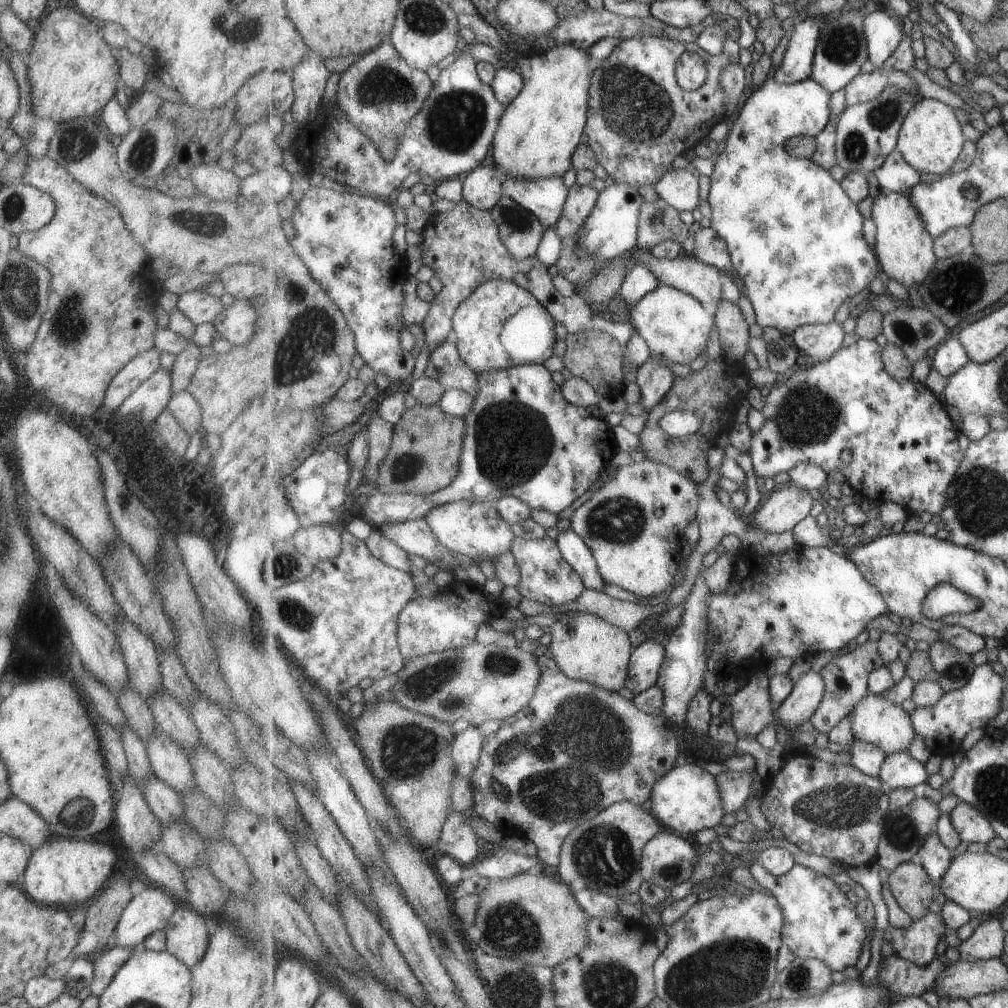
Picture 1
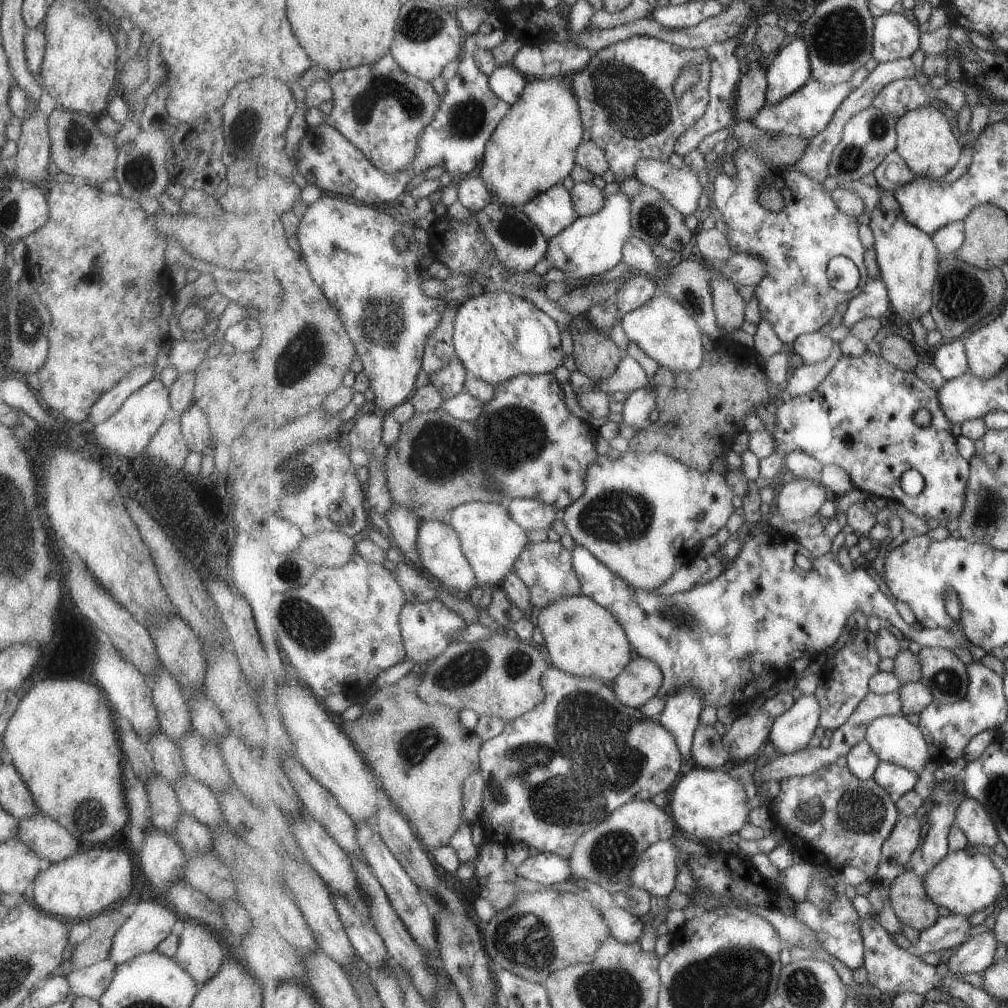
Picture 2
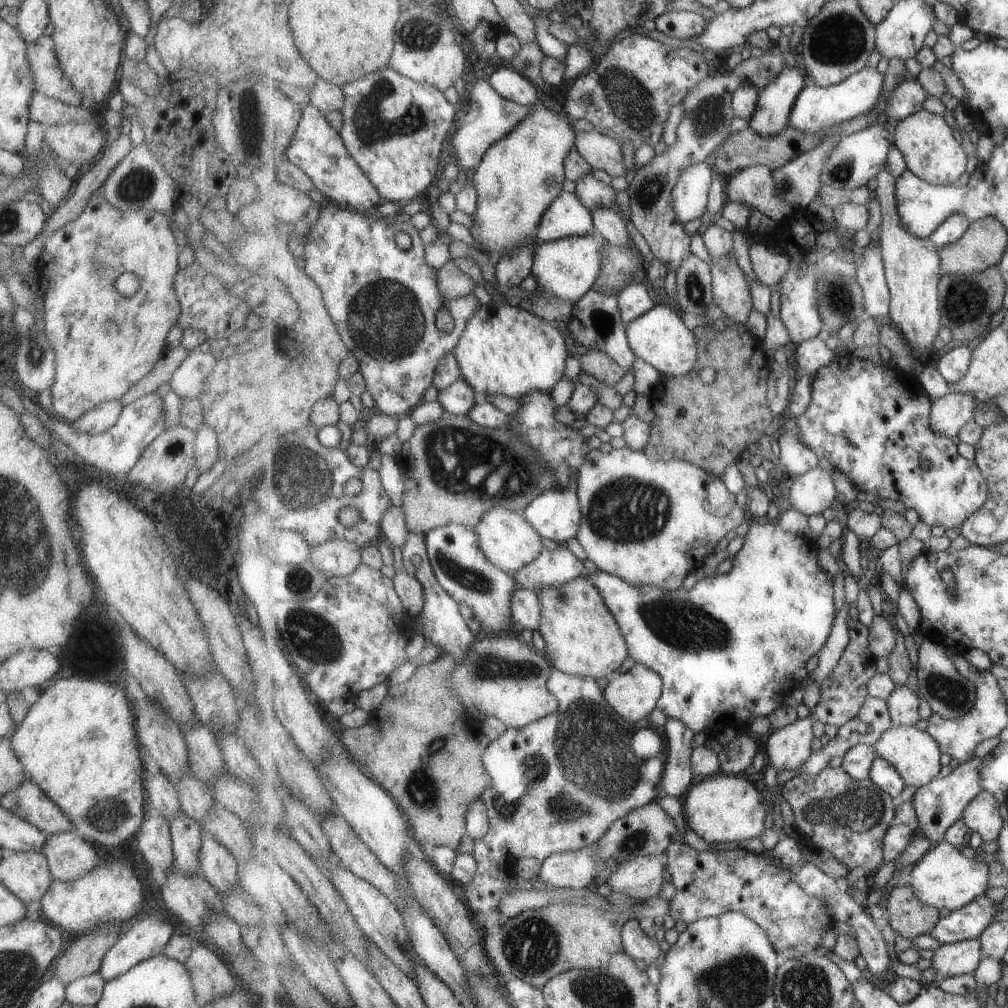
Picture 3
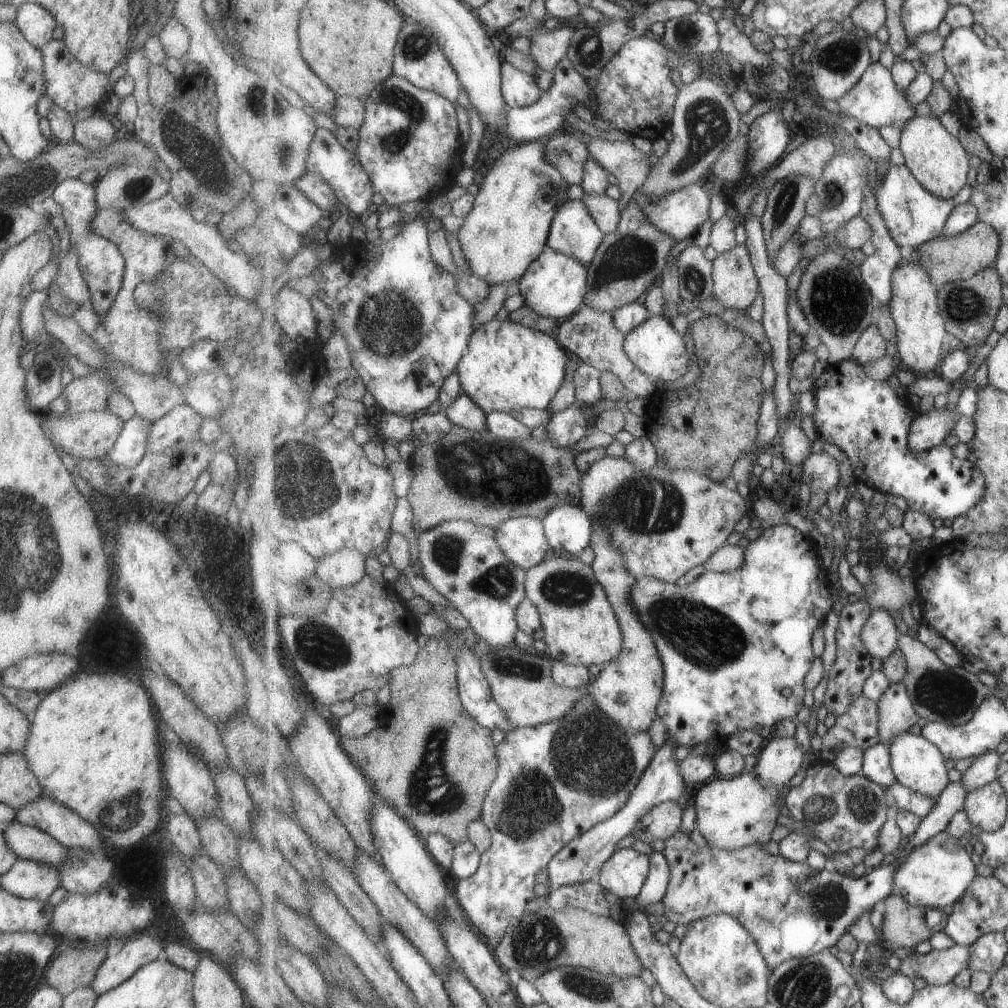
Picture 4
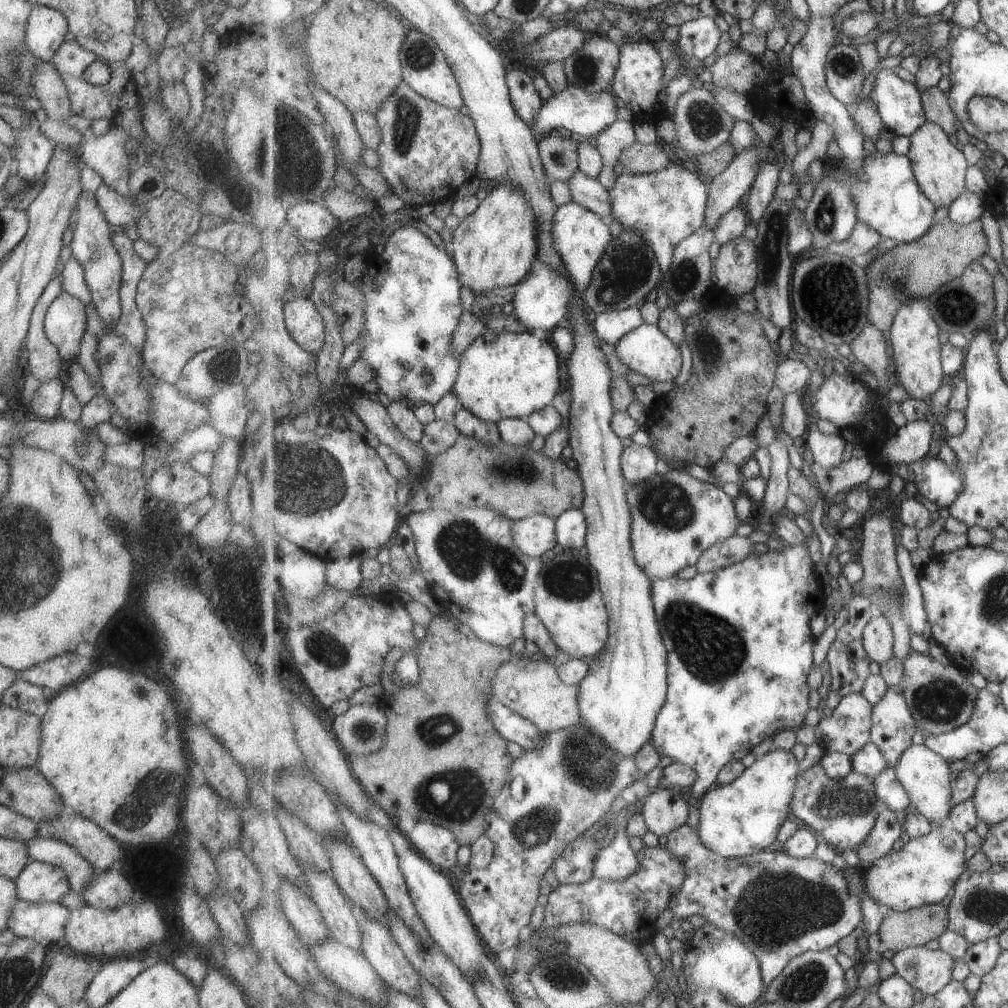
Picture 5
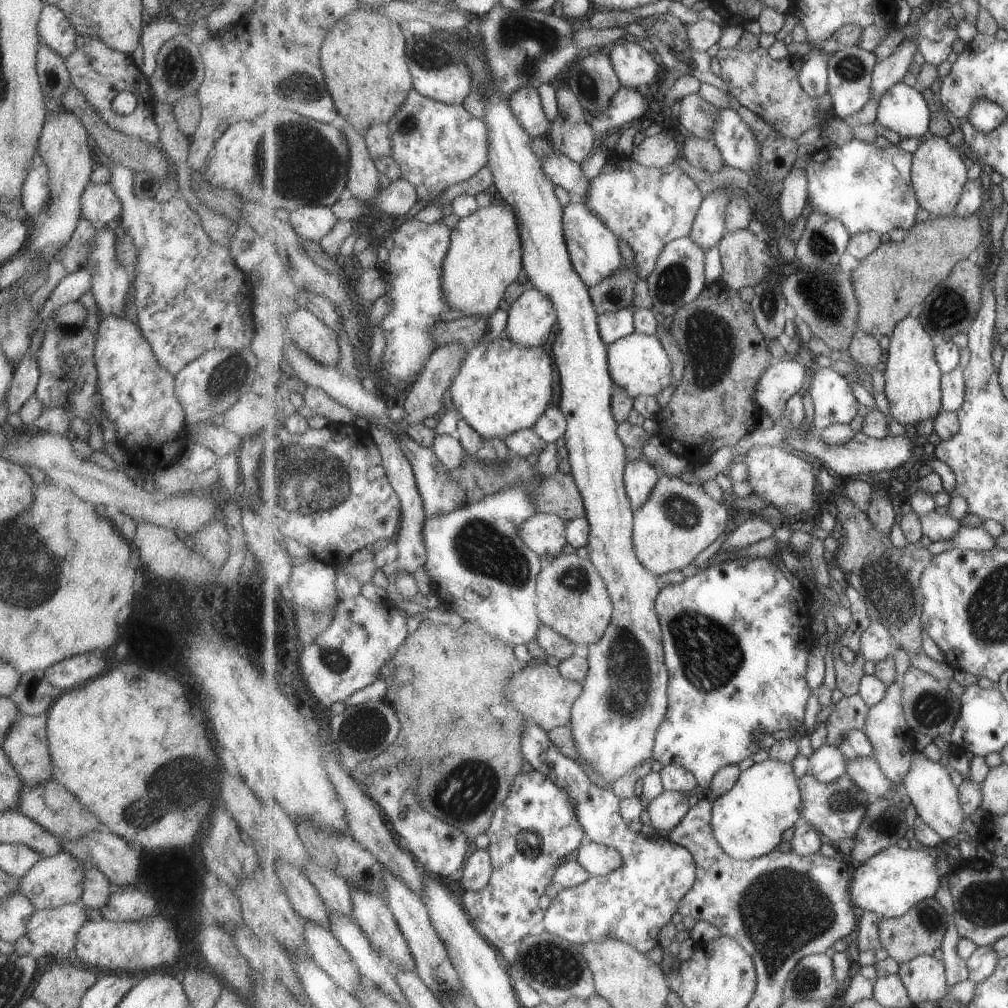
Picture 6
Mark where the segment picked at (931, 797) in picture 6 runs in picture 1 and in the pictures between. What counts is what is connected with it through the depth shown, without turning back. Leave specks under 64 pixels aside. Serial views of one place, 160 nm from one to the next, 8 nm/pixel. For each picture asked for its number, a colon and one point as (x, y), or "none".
1: (877, 720)
2: (894, 738)
3: (914, 754)
4: (919, 764)
5: (926, 775)

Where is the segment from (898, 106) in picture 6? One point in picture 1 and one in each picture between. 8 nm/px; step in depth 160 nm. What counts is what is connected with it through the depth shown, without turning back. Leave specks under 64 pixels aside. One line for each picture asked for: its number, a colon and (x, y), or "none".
1: (788, 223)
2: (810, 110)
3: (818, 109)
4: (875, 100)
5: (899, 102)

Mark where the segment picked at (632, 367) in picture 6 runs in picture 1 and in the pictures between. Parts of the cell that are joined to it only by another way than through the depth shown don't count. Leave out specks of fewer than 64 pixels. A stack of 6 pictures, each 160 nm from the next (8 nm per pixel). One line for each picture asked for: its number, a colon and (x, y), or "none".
1: (676, 325)
2: (663, 328)
3: (660, 337)
4: (655, 346)
5: (649, 352)

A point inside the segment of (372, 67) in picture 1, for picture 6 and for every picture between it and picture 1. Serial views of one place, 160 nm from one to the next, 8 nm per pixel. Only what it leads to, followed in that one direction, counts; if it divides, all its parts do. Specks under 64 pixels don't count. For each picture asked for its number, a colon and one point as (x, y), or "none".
2: (382, 109)
3: (394, 126)
4: (410, 144)
5: (428, 150)
6: (437, 145)

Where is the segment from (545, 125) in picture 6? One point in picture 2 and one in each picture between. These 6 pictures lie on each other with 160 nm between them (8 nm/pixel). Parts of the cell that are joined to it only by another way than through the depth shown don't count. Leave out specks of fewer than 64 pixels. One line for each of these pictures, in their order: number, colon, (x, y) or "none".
2: (508, 82)
3: (510, 84)
4: (520, 89)
5: (525, 98)

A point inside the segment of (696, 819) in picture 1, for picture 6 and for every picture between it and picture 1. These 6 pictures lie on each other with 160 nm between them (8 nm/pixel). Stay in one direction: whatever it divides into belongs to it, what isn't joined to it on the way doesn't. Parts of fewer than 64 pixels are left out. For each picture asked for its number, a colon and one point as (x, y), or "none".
2: (706, 803)
3: (723, 808)
4: (736, 812)
5: (743, 818)
6: (749, 821)

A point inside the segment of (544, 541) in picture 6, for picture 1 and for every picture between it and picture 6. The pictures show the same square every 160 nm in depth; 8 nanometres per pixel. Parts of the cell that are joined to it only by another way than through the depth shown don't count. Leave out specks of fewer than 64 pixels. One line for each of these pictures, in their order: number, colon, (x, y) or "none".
1: (477, 530)
2: (493, 540)
3: (509, 541)
4: (523, 539)
5: (536, 534)

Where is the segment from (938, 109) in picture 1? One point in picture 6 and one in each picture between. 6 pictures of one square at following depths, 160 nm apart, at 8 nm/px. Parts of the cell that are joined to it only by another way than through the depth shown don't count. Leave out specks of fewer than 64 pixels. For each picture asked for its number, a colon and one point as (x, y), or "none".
2: (926, 141)
3: (932, 153)
4: (938, 160)
5: (940, 166)
6: (939, 173)

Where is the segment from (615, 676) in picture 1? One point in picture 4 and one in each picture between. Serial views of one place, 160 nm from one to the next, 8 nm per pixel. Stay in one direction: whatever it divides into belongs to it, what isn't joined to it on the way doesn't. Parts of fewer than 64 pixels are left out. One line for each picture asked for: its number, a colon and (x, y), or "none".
2: (582, 637)
3: (583, 638)
4: (581, 627)

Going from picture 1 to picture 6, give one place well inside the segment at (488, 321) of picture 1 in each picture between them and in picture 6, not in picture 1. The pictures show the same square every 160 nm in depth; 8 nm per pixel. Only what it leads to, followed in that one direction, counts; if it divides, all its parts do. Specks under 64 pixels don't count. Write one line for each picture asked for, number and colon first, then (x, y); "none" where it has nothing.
2: (497, 335)
3: (508, 350)
4: (508, 366)
5: (503, 374)
6: (502, 387)

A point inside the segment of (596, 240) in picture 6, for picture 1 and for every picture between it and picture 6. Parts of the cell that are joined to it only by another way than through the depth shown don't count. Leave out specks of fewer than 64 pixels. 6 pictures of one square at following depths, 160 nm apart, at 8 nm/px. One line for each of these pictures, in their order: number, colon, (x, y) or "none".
1: (546, 198)
2: (553, 211)
3: (567, 216)
4: (574, 231)
5: (582, 237)

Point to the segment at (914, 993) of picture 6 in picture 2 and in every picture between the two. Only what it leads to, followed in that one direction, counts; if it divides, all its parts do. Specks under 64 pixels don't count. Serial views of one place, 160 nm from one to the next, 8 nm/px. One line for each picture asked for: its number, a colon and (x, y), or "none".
2: (979, 952)
3: (964, 957)
4: (940, 966)
5: (929, 971)

